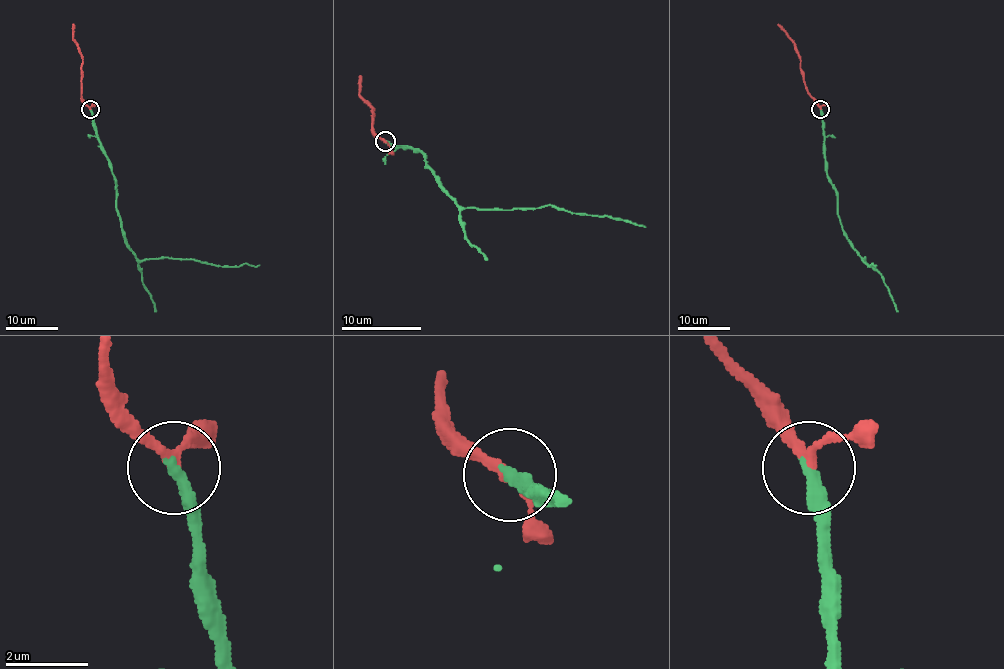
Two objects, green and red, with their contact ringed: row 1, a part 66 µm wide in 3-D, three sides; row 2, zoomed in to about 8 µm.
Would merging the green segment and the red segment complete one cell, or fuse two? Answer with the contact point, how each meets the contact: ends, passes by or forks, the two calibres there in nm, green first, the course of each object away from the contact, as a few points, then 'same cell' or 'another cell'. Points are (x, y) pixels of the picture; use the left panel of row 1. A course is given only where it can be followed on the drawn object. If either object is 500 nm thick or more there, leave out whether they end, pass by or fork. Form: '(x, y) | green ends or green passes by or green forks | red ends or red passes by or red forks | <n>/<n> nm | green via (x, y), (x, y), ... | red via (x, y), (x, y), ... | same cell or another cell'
(90, 109) | green ends | red passes by | 340/220 nm | green via (89, 108), (100, 149), (112, 172), (117, 212), (126, 246), (140, 260), (180, 258), (217, 266), (260, 264) | red via (89, 108), (82, 98), (82, 55), (73, 37), (74, 24) | same cell

